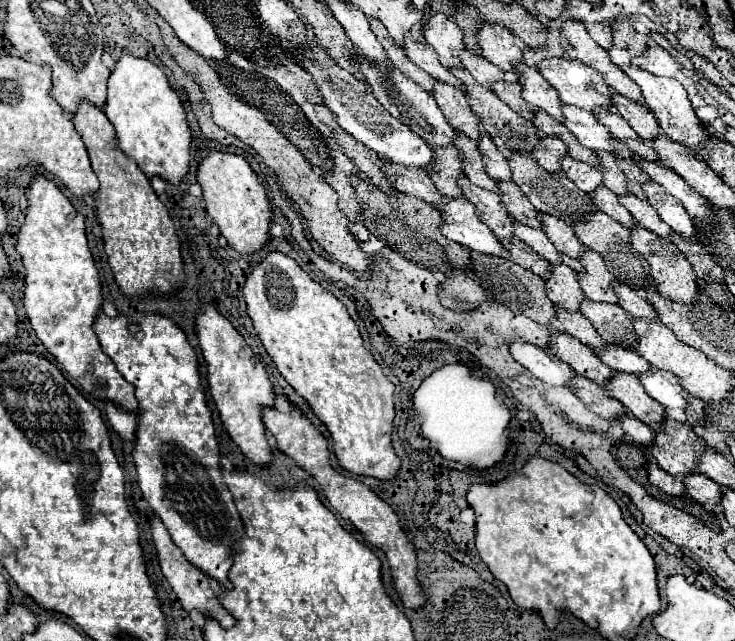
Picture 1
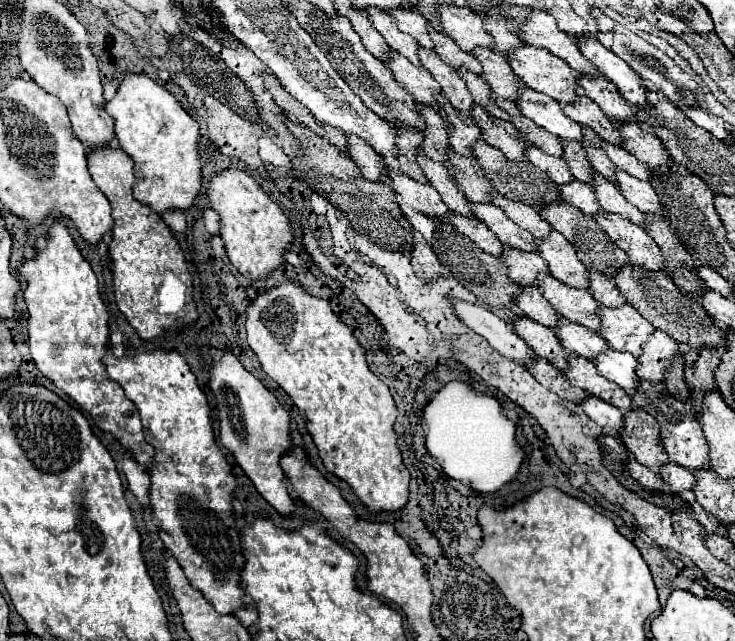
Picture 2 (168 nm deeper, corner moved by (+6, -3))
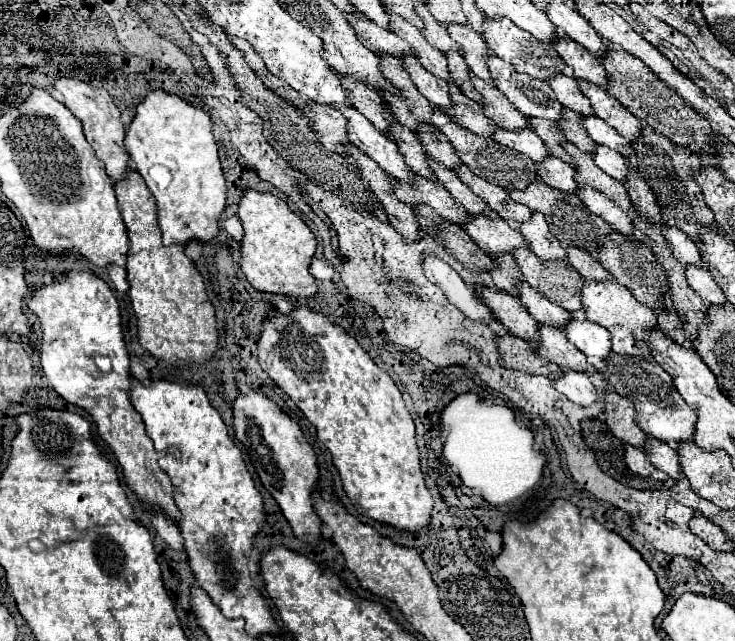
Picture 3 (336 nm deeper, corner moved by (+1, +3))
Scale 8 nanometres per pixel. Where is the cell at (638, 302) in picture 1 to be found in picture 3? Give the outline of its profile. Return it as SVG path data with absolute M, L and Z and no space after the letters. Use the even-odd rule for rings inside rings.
M567 247L567 261L585 277L585 279L593 279L593 281L605 281L611 279L611 273L607 269L603 269L603 265L599 261L595 261L587 251L577 249L577 247Z

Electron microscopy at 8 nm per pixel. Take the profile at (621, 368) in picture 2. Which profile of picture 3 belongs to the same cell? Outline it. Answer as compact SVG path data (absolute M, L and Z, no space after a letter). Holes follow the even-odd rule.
M571 317L571 321L565 325L565 335L587 357L603 361L611 355L611 337L607 329L585 317Z

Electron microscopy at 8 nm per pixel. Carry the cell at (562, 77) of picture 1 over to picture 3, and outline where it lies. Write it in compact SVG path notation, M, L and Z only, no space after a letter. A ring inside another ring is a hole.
M485 17L483 21L483 39L487 43L487 47L501 59L509 61L519 73L527 73L535 79L549 79L553 75L563 73L565 63L559 55L545 55L545 43L543 41L535 41L535 37L531 37L531 33L519 29L515 23L511 23L505 17Z

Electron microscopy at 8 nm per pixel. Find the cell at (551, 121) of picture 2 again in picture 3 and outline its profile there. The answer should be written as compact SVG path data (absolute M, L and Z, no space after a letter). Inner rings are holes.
M489 55L485 61L493 85L513 103L517 111L527 117L541 117L551 121L561 119L563 105L557 101L553 89L547 83L533 79L531 75L517 73L511 63L499 59L497 55Z

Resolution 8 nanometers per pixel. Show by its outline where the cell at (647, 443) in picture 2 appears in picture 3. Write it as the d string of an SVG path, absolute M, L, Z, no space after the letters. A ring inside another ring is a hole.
M607 393L603 399L603 413L605 423L611 429L611 433L621 439L623 443L631 443L635 447L643 447L645 433L635 423L635 409L627 397L621 397L617 393Z

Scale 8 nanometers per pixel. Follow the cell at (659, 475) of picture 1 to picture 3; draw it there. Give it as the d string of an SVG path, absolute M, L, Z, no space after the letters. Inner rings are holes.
M625 445L625 463L633 473L637 473L641 477L649 477L655 471L655 467L647 461L647 455L641 447Z

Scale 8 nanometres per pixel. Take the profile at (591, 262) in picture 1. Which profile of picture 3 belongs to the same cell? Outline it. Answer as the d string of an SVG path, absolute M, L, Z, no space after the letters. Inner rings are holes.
M531 213L527 221L519 225L519 233L525 237L529 249L541 259L567 259L565 249L551 235L543 213Z

